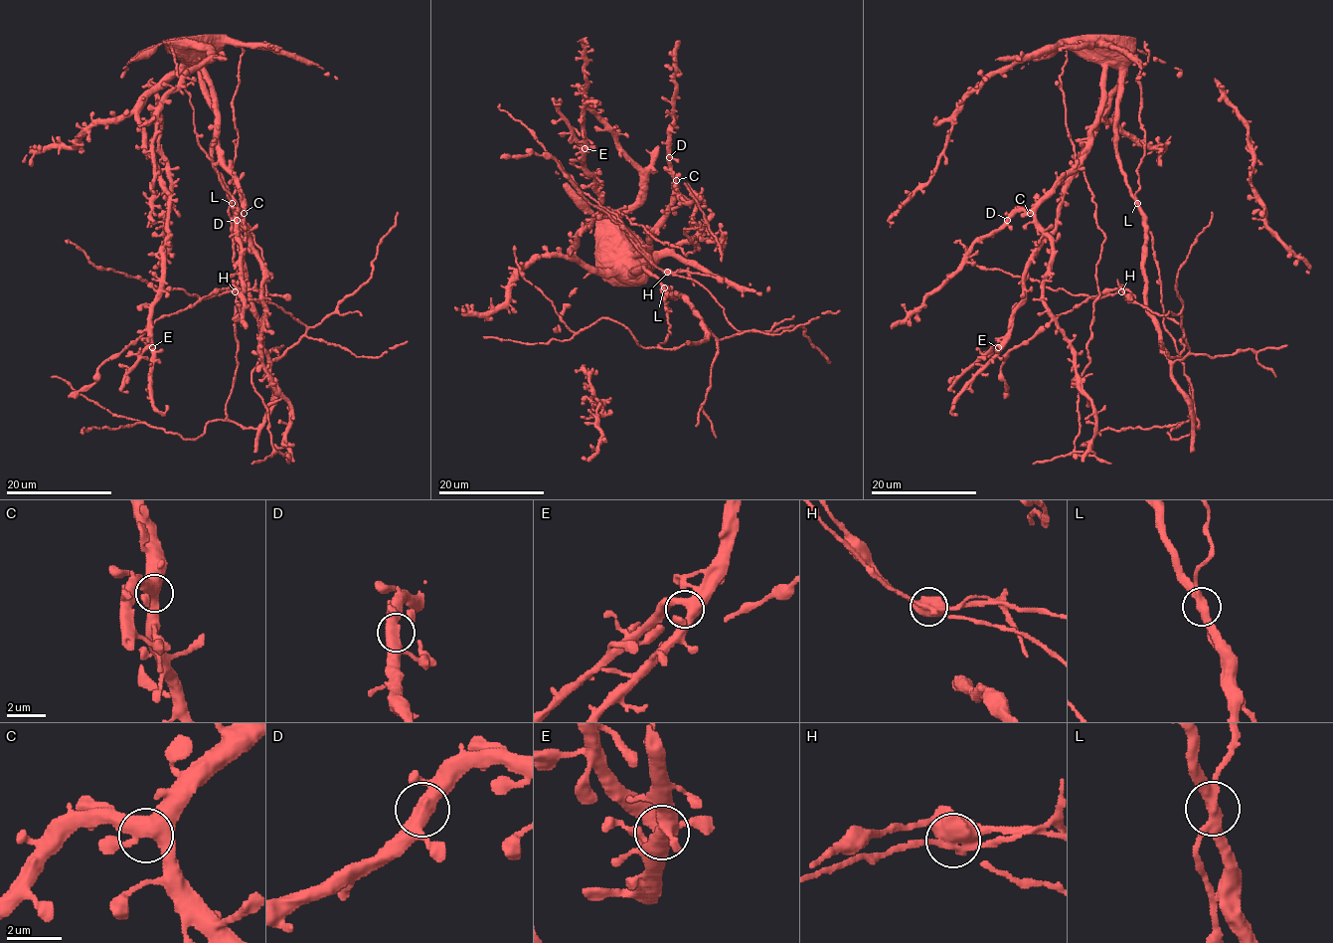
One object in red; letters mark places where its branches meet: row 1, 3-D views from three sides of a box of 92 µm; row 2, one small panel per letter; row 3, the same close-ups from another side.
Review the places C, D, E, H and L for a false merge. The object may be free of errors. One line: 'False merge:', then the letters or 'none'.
False merge: H

